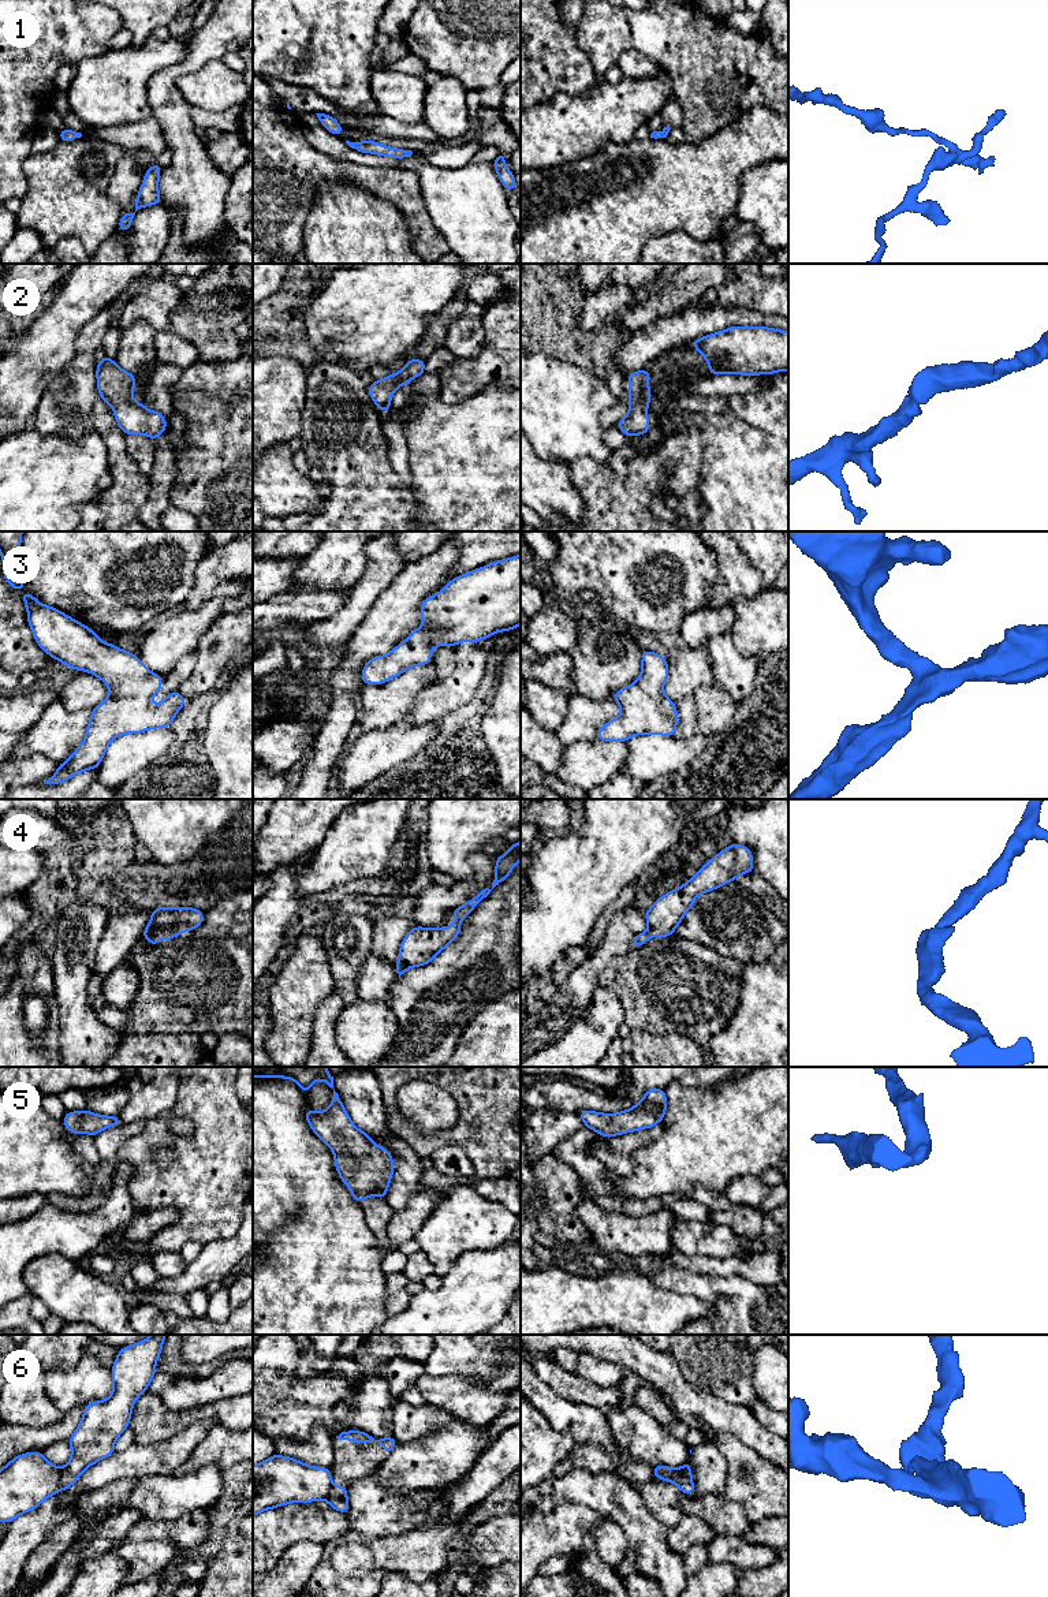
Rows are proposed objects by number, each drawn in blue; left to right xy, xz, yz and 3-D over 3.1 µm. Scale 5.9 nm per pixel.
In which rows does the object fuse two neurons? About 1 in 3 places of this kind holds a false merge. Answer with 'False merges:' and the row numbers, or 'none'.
False merges: 6

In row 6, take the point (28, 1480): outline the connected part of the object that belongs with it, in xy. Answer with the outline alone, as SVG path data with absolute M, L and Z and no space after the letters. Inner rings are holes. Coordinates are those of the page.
M42 1452L15 1456L0 1469L0 1522L10 1523L56 1495L60 1475L61 1469L49 1463Z

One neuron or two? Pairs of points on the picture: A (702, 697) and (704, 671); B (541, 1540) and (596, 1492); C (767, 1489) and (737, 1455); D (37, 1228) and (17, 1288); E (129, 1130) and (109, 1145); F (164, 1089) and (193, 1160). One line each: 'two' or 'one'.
A: two
B: two
C: one
D: one
E: one
F: two

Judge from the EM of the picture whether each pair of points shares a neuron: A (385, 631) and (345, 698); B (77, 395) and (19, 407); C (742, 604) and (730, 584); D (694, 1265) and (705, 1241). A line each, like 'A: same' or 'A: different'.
A: same
B: different
C: different
D: different

